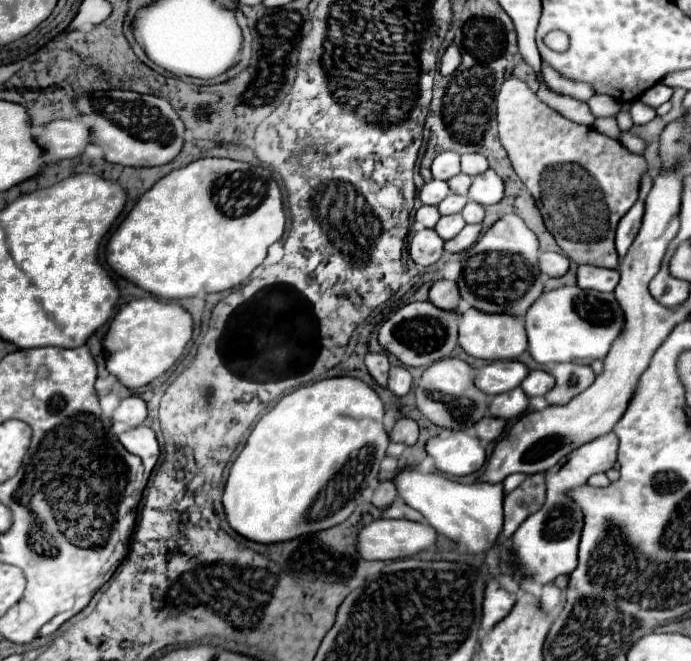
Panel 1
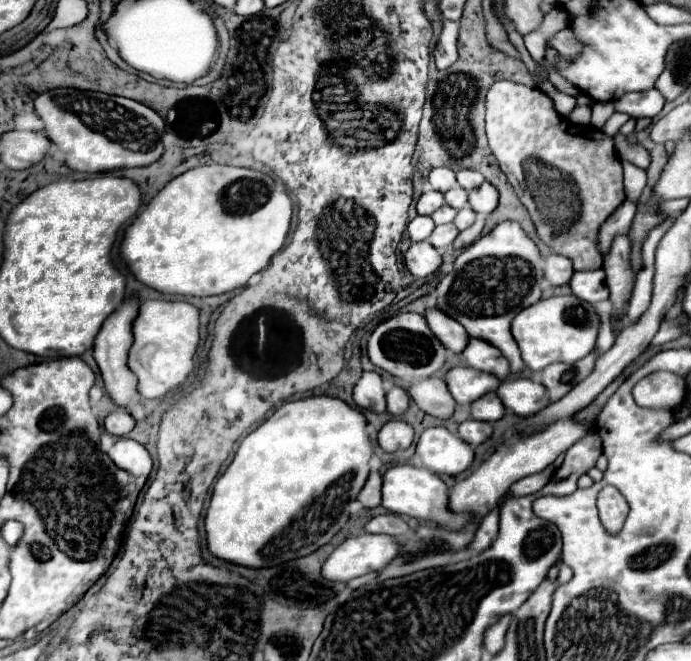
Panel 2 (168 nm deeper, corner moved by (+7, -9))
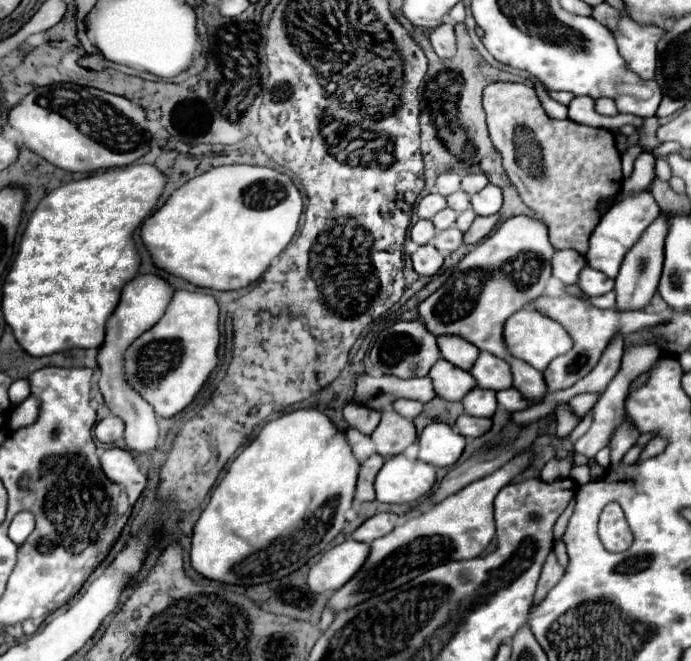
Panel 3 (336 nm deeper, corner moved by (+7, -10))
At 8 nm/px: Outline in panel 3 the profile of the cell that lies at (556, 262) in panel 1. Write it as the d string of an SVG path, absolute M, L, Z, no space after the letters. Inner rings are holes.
M557 250L551 260L553 276L559 278L563 284L575 284L585 264L587 264L585 258L573 250Z

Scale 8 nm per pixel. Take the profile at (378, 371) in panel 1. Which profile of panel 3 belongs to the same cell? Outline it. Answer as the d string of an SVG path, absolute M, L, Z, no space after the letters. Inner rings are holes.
M349 402L349 404L345 406L343 414L345 414L345 420L347 420L349 428L355 428L355 430L359 430L359 432L363 432L363 434L371 434L371 432L377 428L383 410L367 408L367 406L361 404L361 402Z

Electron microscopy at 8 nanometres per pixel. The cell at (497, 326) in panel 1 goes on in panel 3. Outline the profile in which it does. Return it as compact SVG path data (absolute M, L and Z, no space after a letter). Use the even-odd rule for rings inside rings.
M481 352L469 372L477 380L479 388L489 388L489 390L497 392L497 390L505 390L513 384L509 364L505 364L505 360L493 356L489 352Z

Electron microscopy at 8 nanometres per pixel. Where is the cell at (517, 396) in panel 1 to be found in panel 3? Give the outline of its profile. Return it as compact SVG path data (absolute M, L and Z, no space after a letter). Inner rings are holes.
M475 388L463 398L465 414L469 416L479 416L479 418L491 418L497 410L497 400L493 390L483 390Z

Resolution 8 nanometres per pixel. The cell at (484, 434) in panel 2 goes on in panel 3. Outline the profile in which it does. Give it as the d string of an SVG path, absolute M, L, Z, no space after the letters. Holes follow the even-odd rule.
M461 414L457 418L457 430L465 438L479 438L485 432L489 432L489 428L491 428L489 418L475 418L475 416L467 416L467 414Z

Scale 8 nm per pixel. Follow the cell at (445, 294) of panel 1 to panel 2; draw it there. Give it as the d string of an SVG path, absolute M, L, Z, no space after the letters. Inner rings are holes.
M427 309L427 323L433 331L433 335L437 335L437 339L455 355L461 355L461 351L467 347L469 343L469 335L467 331L449 315L445 315L439 309Z

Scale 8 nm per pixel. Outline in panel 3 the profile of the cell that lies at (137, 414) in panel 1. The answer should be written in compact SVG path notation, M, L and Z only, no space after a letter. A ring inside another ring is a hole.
M153 274L135 276L129 284L123 286L121 300L119 300L117 308L113 310L111 318L107 320L105 340L103 340L103 344L101 344L99 352L97 352L97 364L99 364L99 370L101 370L101 378L99 378L101 394L105 398L107 408L115 416L107 416L107 418L103 418L95 426L95 438L101 440L101 442L105 442L105 444L113 444L113 442L121 440L123 438L123 432L125 432L125 442L127 442L127 446L131 450L149 452L159 442L157 414L153 410L153 406L135 388L131 388L131 384L127 382L127 374L125 374L125 350L143 332L147 332L153 324L157 324L157 320L163 316L169 300L171 300L171 294L173 294L173 288L165 280L161 280L159 276L153 276Z

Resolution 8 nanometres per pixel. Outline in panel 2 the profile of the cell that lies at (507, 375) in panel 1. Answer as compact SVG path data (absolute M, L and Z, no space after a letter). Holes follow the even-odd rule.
M451 367L443 379L457 403L473 403L499 387L499 381L493 379L493 375L475 371L471 367Z

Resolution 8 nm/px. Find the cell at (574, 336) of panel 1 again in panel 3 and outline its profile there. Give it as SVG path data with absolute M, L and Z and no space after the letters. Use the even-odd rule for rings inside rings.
M519 310L505 322L505 344L515 358L525 360L535 370L545 370L549 362L561 354L567 354L573 348L573 338L569 332L553 318L537 312L537 310Z

